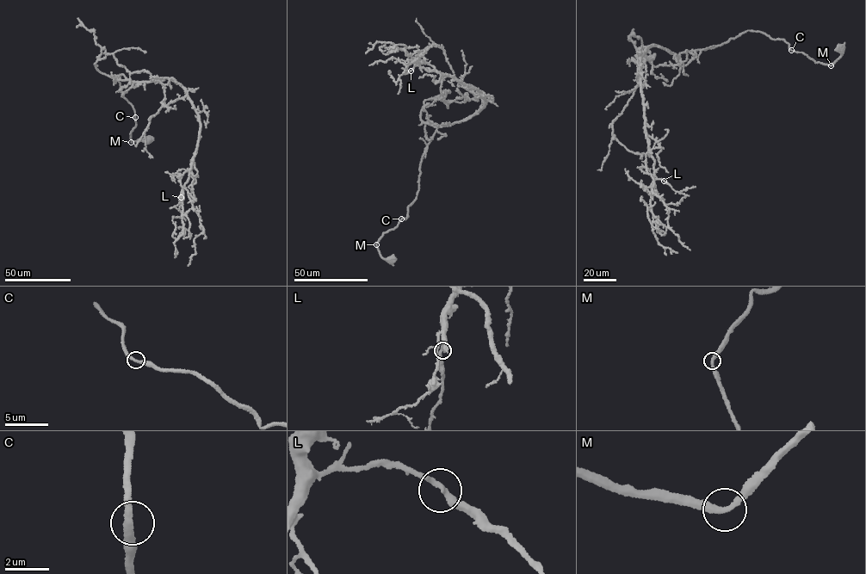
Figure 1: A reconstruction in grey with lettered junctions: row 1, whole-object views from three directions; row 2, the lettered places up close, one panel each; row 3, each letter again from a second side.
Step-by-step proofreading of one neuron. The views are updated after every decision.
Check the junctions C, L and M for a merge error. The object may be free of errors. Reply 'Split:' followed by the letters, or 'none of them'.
Split: none of them

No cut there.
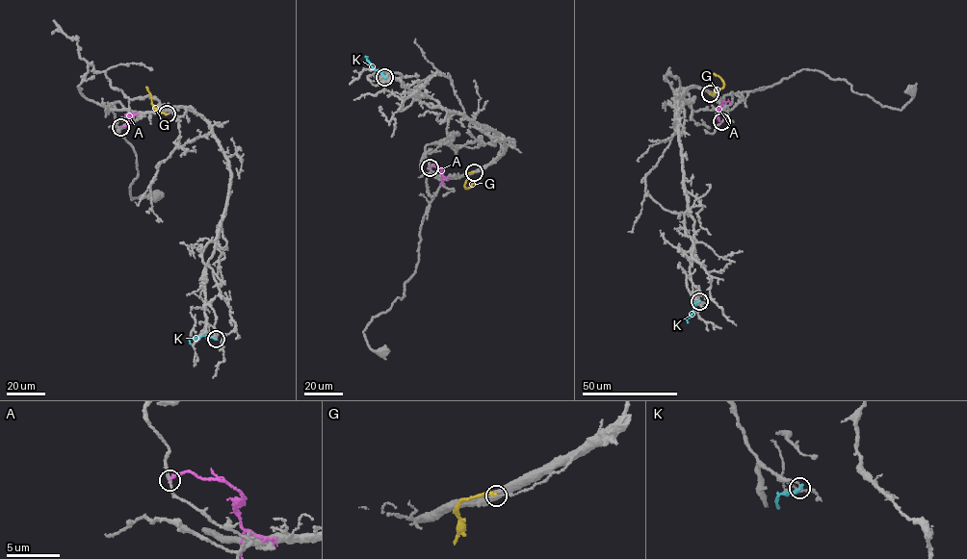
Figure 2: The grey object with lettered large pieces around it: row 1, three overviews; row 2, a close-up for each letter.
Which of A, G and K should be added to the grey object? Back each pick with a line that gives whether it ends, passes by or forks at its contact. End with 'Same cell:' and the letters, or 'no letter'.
Same cell: no letter

